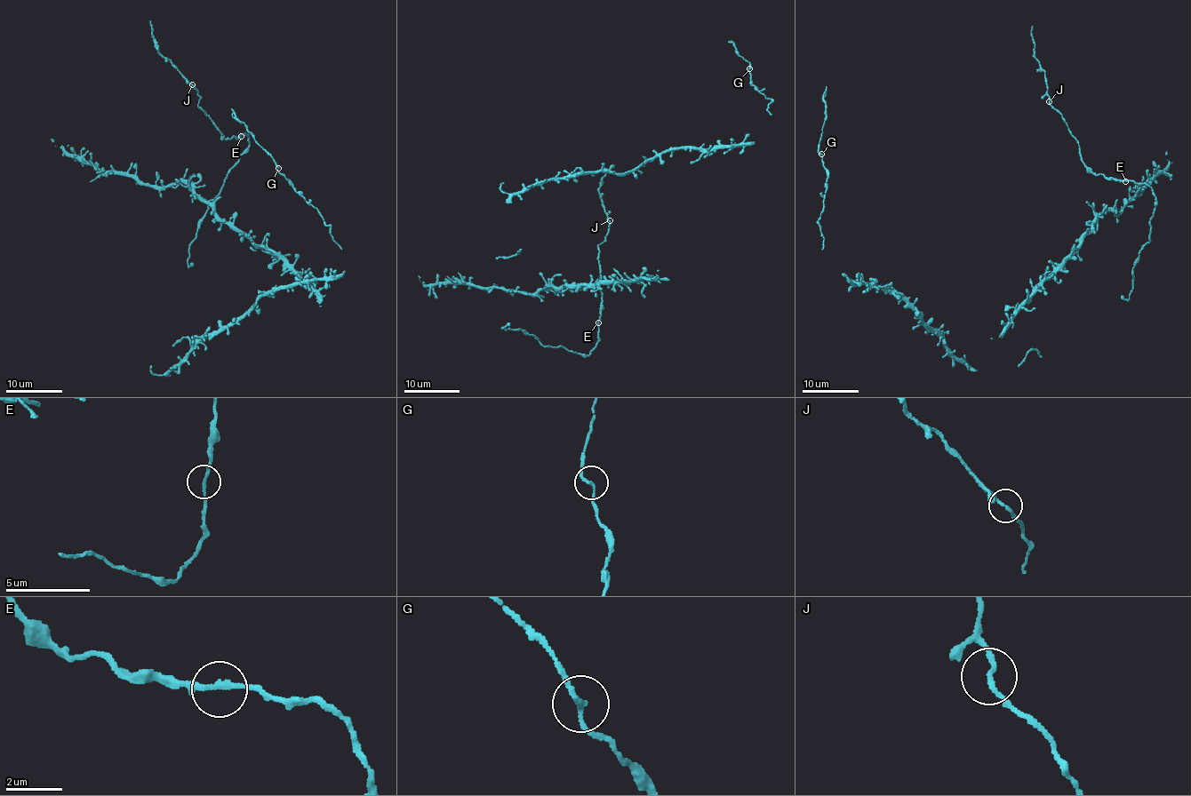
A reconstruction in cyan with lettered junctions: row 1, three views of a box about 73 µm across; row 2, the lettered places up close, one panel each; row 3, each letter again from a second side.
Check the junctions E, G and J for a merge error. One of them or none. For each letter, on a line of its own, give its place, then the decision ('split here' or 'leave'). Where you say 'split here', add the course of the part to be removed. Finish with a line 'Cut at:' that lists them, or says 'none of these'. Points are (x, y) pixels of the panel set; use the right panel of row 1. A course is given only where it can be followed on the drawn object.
E: (1125, 181) | leave
G: (821, 154) | leave
J: (1049, 101) | leave
Cut at: none of these

